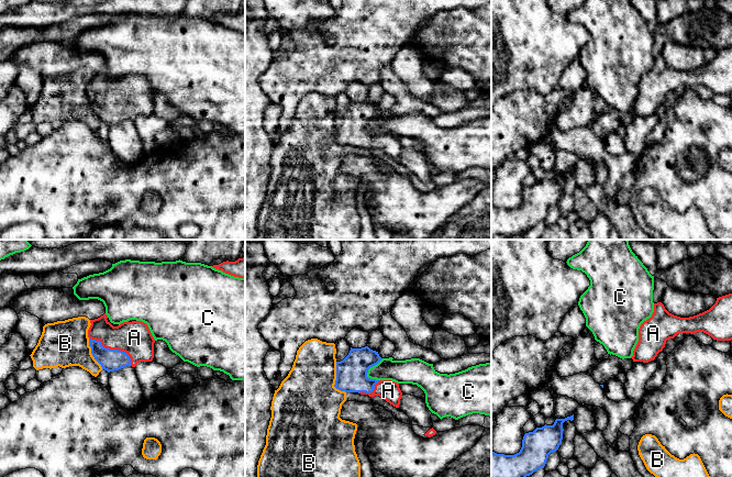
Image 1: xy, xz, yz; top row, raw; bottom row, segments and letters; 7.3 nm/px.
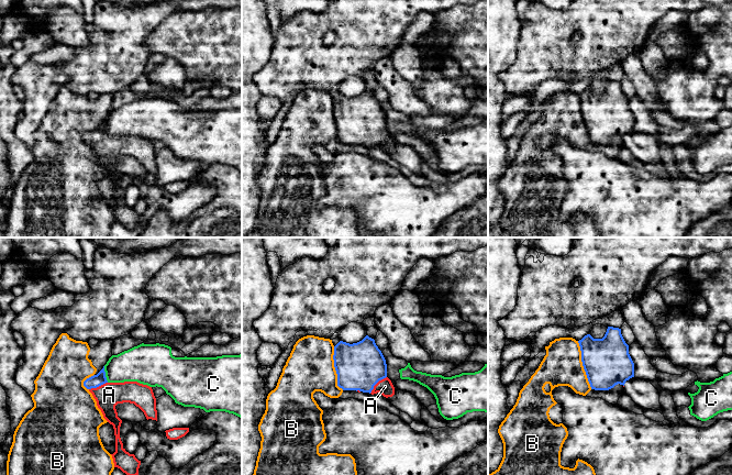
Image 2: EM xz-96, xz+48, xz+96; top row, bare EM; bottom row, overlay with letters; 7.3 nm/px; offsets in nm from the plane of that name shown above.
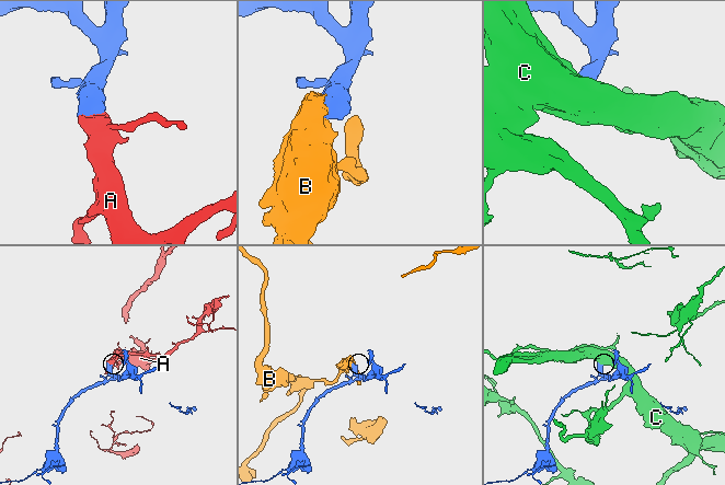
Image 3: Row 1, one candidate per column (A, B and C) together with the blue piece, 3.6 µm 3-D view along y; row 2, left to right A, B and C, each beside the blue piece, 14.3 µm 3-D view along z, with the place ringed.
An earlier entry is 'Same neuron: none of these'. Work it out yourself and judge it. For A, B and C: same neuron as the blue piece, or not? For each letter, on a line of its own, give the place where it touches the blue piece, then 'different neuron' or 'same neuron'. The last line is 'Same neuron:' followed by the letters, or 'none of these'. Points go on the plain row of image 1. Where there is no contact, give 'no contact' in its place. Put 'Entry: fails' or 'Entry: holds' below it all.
A: xy (113, 103) | same neuron
B: xz (336, 133) | different neuron
C: xz (370, 120) | different neuron
Same neuron: A
Entry: fails

